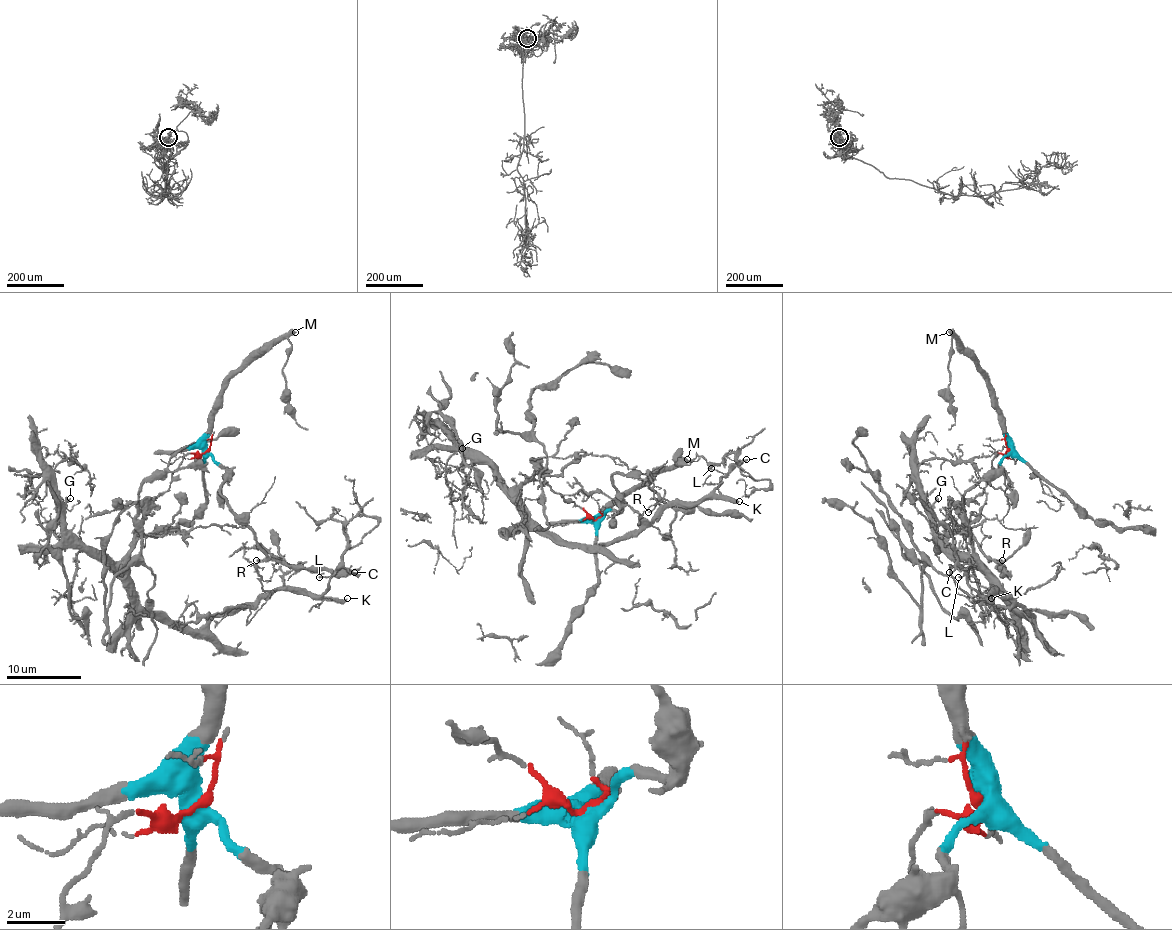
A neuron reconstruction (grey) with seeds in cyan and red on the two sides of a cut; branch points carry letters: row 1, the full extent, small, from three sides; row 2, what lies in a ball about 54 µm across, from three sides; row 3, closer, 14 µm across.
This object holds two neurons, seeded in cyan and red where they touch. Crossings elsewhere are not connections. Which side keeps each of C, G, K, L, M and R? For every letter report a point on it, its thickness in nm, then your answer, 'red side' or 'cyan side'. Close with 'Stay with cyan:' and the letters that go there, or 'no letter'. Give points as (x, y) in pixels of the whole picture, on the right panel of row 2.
C: at (949, 572); 110 nm thick; red side
G: at (938, 498); 190 nm thick; red side
K: at (991, 598); 400 nm thick; red side
L: at (958, 577); 140 nm thick; red side
M: at (949, 332); 480 nm thick; cyan side
R: at (1002, 560); 110 nm thick; cyan side
Stay with cyan: M, R

